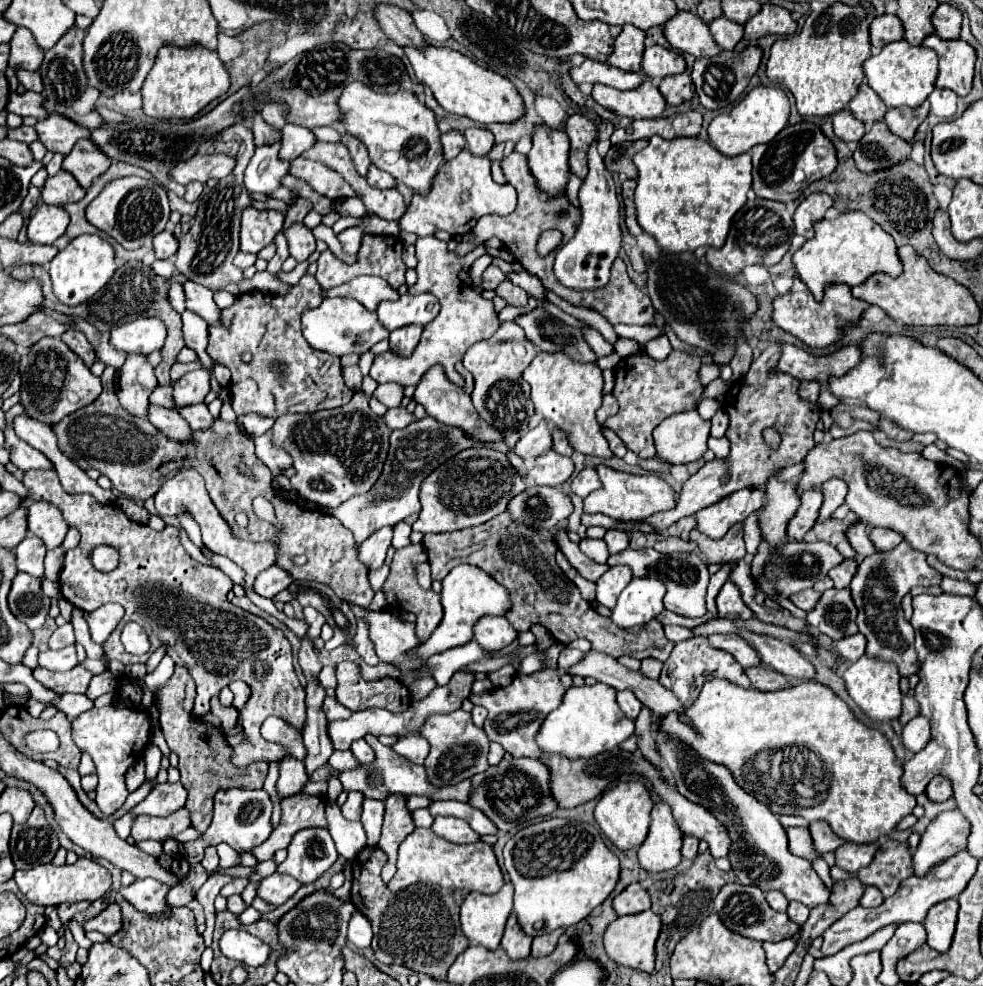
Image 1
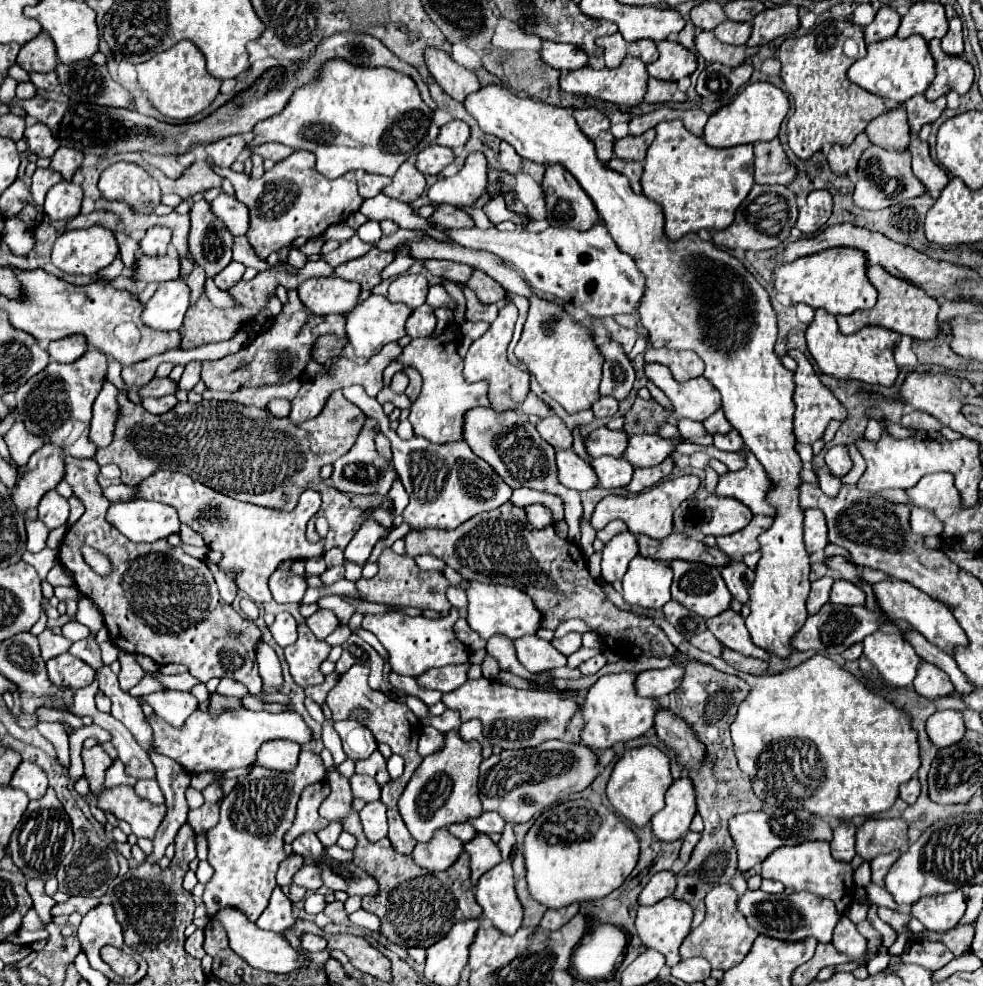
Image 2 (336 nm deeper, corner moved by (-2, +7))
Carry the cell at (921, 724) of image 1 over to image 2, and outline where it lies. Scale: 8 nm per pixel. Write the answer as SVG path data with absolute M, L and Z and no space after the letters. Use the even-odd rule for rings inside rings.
M949 709L947 711L937 711L927 721L927 733L939 749L955 745L965 735L963 715L959 711L949 711Z

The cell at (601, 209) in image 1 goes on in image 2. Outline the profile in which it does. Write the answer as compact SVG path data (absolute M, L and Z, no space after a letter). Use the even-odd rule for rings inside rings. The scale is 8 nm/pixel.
M603 221L585 233L561 227L547 227L541 233L529 233L523 229L497 231L495 227L451 229L443 233L461 247L485 249L499 255L503 261L513 263L535 291L555 295L593 317L615 317L621 313L631 315L639 309L645 281L633 259L617 249Z

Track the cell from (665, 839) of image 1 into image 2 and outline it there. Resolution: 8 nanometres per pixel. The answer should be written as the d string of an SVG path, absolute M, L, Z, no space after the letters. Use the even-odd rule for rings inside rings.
M689 777L673 781L665 795L665 807L651 819L651 827L659 841L677 841L689 831L689 823L697 811L697 793Z

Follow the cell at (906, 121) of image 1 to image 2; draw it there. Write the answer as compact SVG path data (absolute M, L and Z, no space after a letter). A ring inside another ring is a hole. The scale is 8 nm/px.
M915 95L909 101L905 101L907 115L909 115L909 127L911 135L917 135L923 125L933 123L941 117L945 109L945 97L939 97L937 101L927 101L925 95Z

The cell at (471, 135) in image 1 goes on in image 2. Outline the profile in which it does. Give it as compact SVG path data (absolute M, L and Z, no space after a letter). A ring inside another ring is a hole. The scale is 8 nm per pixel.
M451 121L441 127L435 143L453 149L453 147L463 147L467 139L469 139L469 127L463 121Z

